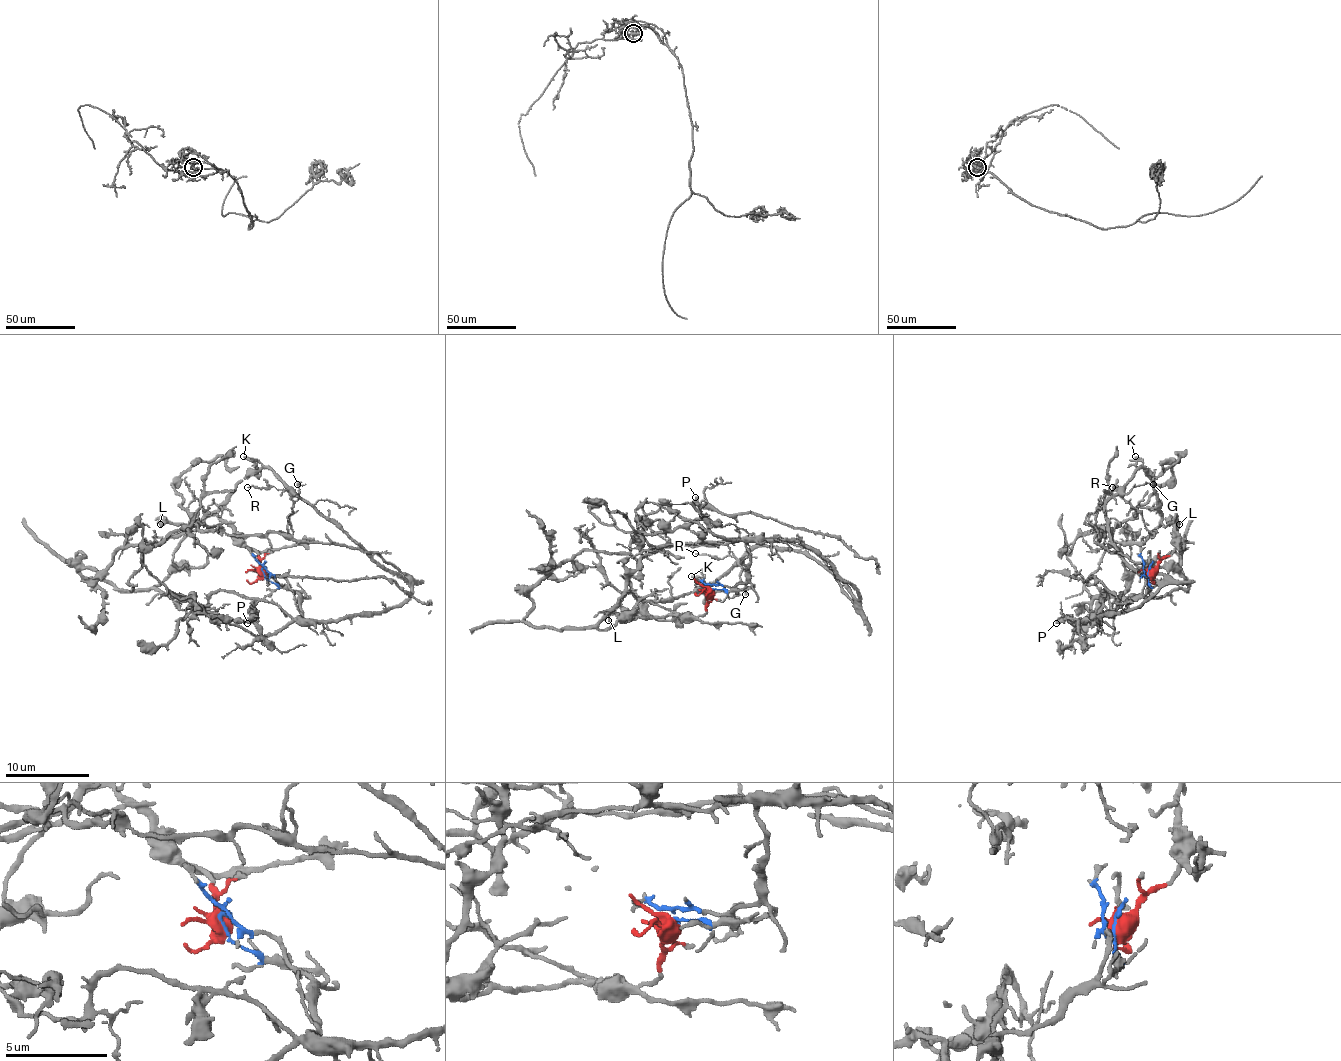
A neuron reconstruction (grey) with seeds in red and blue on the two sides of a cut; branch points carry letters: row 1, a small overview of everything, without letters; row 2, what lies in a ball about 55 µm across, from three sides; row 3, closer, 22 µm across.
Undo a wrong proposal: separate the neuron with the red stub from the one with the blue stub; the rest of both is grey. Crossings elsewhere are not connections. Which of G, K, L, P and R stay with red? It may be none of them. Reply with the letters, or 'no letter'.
L, P

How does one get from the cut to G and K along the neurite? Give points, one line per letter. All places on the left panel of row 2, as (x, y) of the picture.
G: (262, 571), (297, 592), (299, 617), (318, 621), (379, 615), (411, 592), (295, 495), (297, 484)
K: (262, 571), (297, 592), (299, 617), (318, 621), (379, 615), (411, 592), (264, 465), (243, 457)

